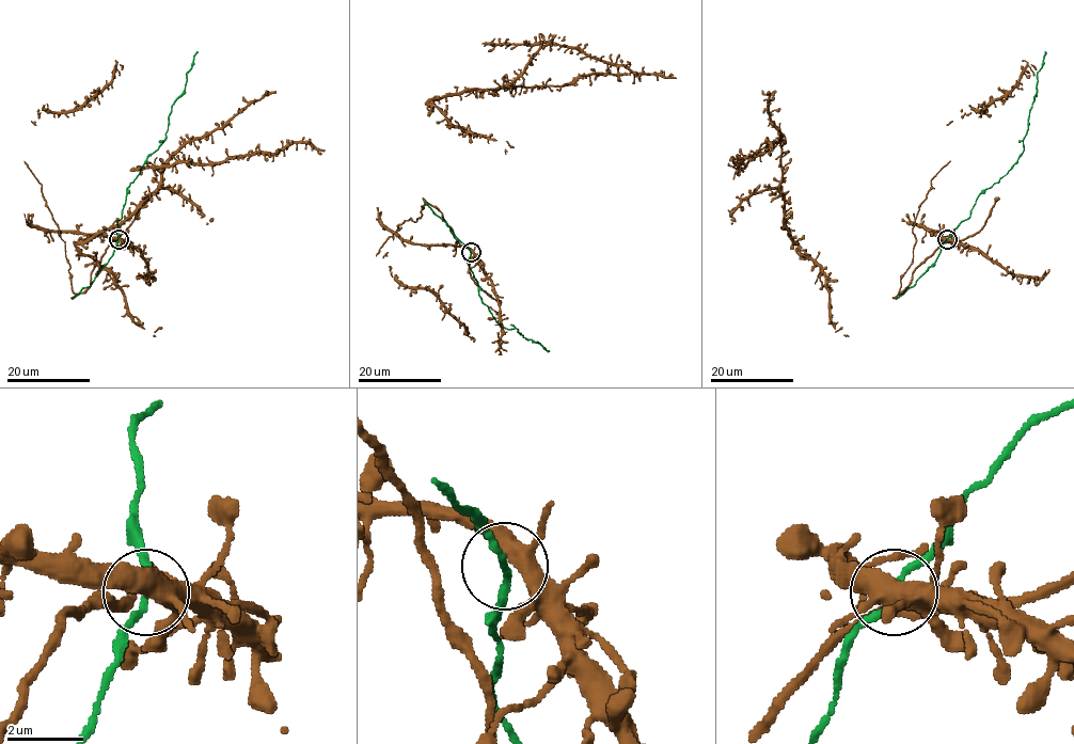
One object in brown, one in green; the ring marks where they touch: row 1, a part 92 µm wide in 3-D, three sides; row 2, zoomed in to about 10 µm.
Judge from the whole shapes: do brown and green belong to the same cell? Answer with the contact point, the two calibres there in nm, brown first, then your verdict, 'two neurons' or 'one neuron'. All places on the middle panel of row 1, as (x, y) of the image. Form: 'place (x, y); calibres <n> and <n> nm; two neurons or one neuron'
place (471, 252); calibres 440 and 150 nm; one neuron

